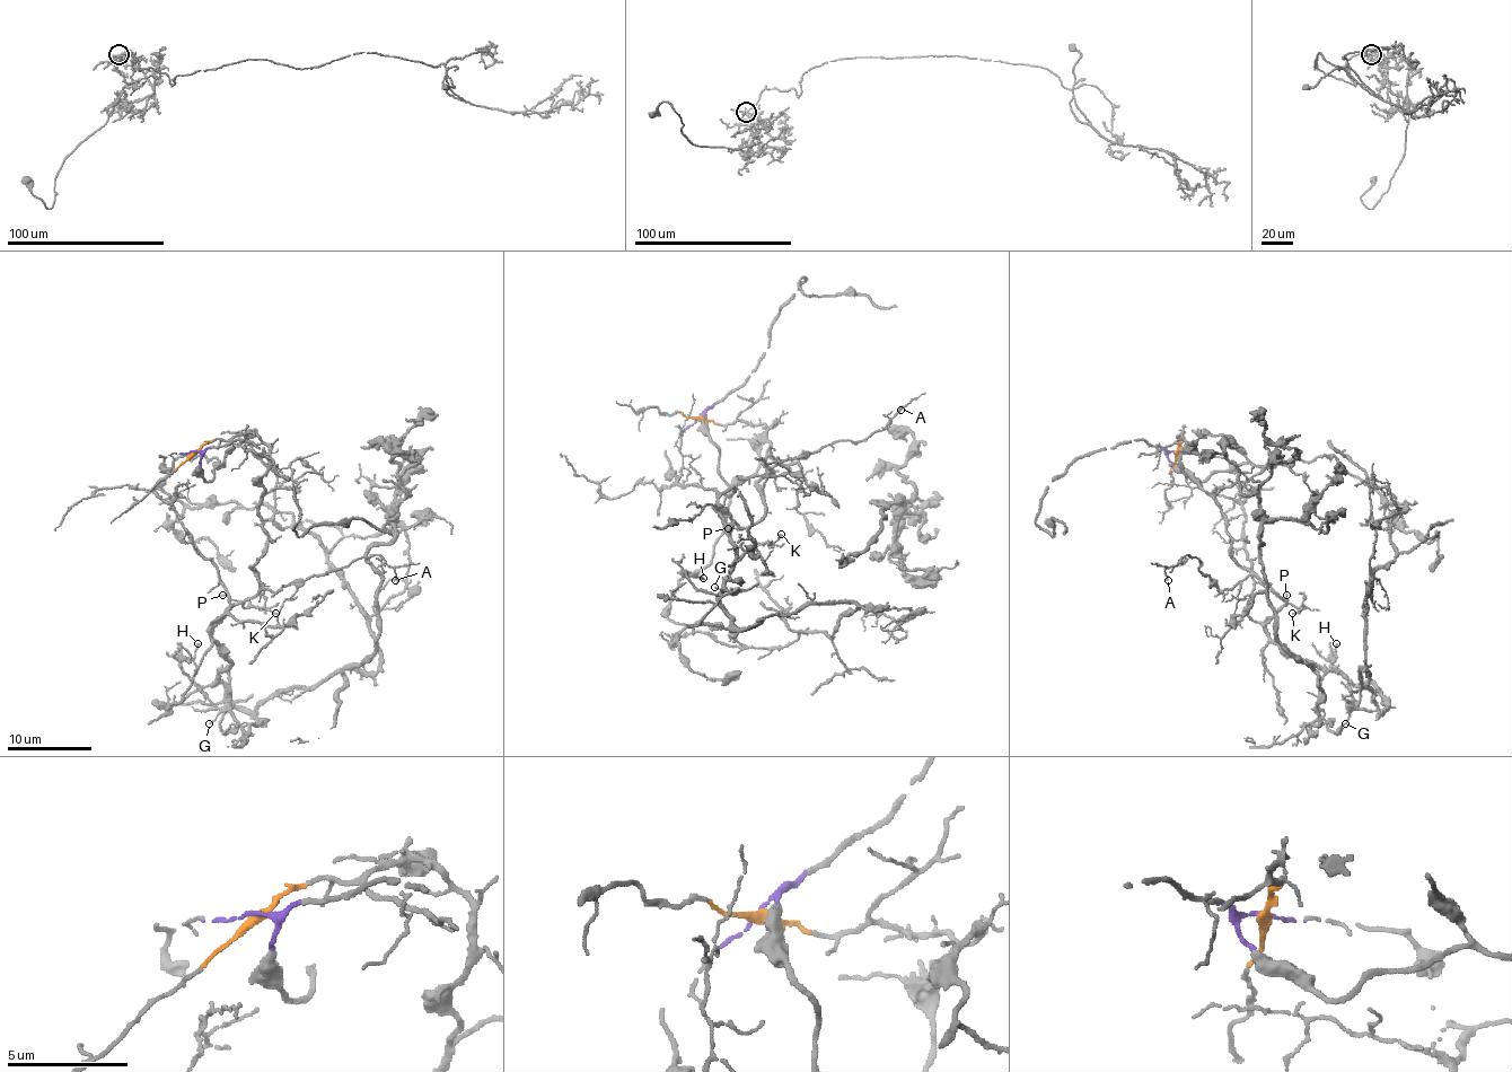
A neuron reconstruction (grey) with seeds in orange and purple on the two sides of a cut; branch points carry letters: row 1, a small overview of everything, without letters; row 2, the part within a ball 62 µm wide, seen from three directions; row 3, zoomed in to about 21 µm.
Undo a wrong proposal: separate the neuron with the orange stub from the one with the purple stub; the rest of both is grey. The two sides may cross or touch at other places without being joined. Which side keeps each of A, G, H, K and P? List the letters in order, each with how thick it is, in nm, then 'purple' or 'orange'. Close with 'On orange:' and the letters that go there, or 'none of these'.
A: 110 nm | orange
G: 100 nm | orange
H: 130 nm | orange
K: 120 nm | orange
P: 120 nm | orange
On orange: A, G, H, K, P

